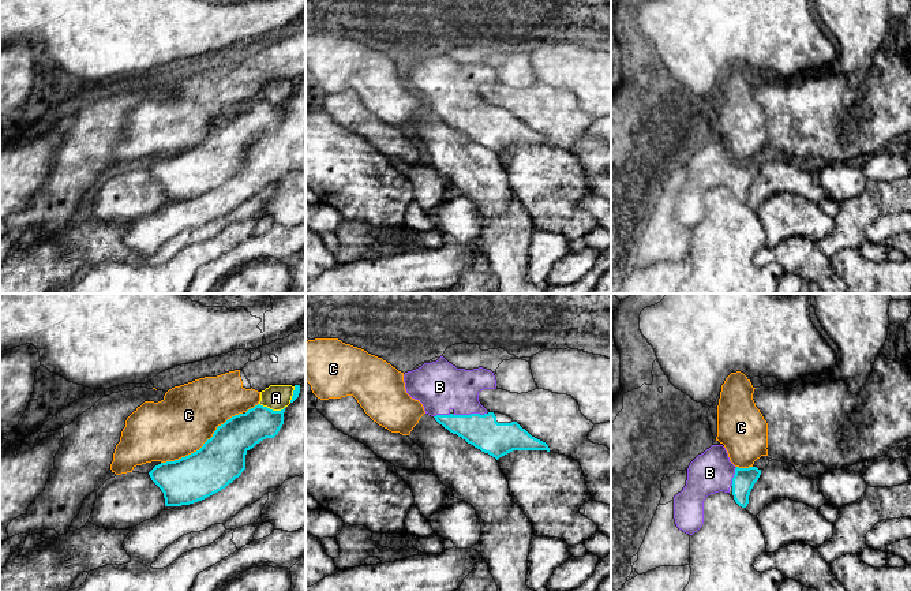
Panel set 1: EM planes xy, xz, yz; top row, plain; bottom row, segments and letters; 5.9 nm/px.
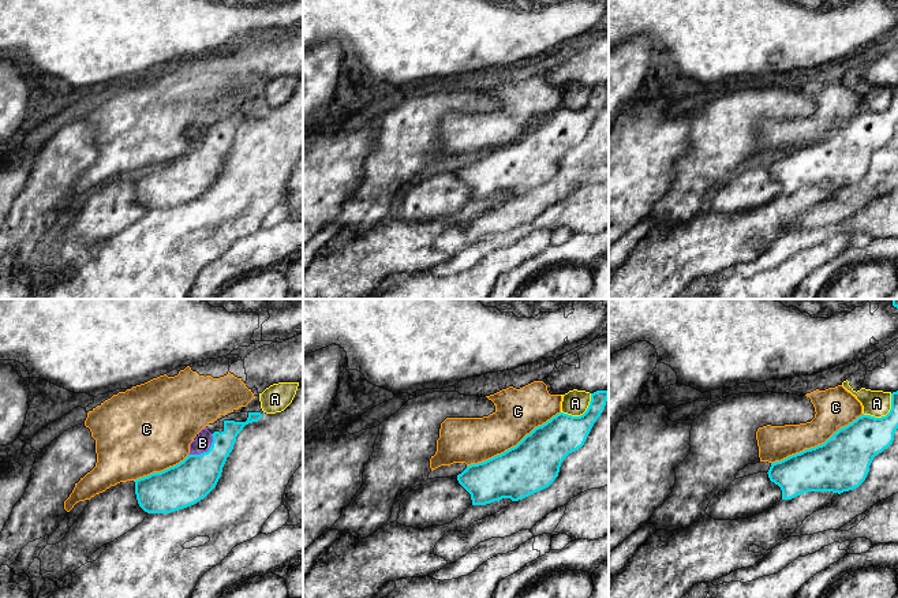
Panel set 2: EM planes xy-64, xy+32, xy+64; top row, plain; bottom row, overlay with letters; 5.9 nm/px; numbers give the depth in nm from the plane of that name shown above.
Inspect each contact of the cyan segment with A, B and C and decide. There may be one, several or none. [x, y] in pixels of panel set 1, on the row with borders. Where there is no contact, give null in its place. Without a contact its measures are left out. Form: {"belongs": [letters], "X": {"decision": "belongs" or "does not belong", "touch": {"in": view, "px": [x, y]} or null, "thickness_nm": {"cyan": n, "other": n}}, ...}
{"belongs": ["B"], "A": {"decision": "does not belong", "touch": {"in": "xy", "px": [272, 410]}, "thickness_nm": {"cyan": 220, "other": 150}}, "B": {"decision": "belongs", "touch": {"in": "xz", "px": [460, 415]}, "thickness_nm": {"cyan": 200, "other": 300}}, "C": {"decision": "does not belong", "touch": {"in": "xy", "px": [203, 445]}, "thickness_nm": {"cyan": 280, "other": 360}}}

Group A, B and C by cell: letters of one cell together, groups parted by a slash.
A / B / C

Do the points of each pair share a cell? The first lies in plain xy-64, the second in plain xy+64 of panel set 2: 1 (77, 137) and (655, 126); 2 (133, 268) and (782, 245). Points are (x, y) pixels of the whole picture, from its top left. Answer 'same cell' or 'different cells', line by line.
1: different cells
2: different cells

